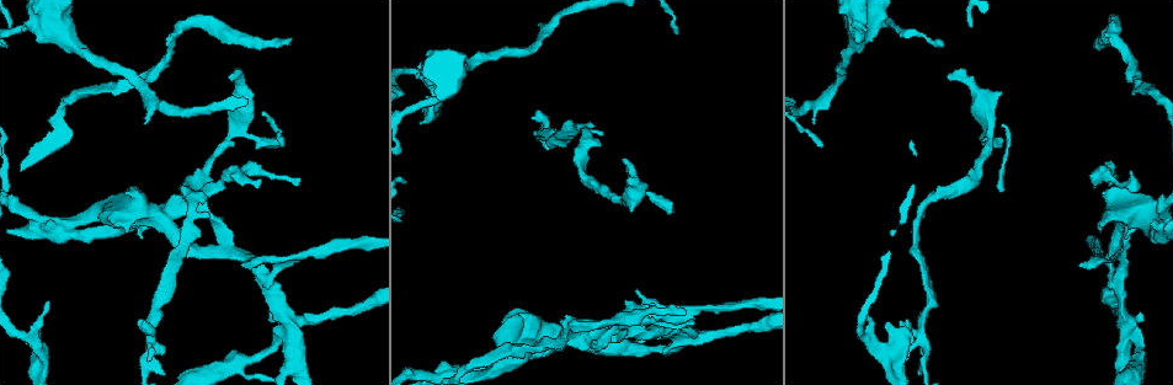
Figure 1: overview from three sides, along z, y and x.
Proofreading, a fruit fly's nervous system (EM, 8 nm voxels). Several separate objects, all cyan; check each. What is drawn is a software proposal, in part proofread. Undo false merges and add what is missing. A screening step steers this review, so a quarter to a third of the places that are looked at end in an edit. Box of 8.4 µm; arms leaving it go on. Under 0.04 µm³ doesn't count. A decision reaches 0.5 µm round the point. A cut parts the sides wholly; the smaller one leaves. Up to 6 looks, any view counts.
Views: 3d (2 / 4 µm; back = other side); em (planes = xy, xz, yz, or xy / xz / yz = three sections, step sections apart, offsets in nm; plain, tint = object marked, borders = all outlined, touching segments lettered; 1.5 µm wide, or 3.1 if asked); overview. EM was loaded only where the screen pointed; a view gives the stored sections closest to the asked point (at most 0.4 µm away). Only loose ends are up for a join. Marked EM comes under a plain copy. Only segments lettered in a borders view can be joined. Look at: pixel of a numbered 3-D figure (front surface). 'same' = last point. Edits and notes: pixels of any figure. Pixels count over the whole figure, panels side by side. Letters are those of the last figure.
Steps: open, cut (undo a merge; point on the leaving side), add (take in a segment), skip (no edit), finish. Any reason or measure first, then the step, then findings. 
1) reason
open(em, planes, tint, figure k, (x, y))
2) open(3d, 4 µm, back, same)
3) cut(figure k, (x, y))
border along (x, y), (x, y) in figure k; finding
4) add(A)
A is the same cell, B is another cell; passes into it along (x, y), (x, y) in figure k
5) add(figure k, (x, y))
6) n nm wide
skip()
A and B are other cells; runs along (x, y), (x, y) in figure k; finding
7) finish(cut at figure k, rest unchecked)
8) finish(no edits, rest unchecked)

tapers out
open(3d, 4 µm, back, figure 1, (47, 300))

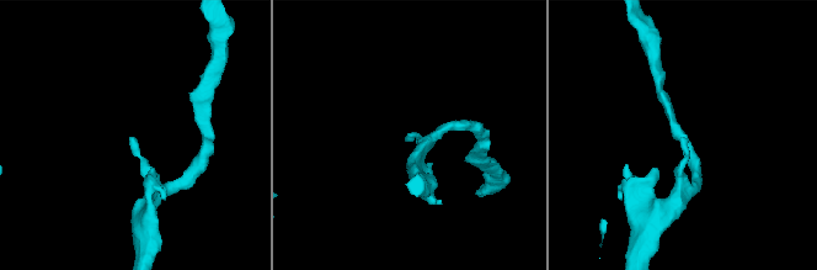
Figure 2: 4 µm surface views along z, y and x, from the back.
open(em, xy, step 8, borders, figure 2, (131, 137))

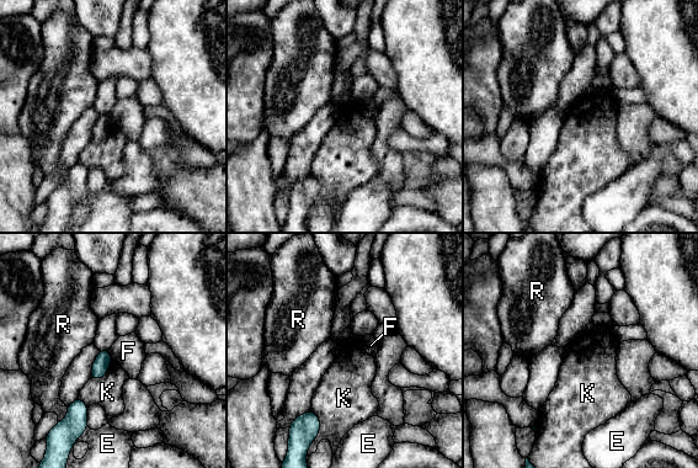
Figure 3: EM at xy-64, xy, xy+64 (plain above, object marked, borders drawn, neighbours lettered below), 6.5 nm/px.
100 nm wide
skip()
E, F, K and R are other cells; border along (107, 350), (111, 357) in figure 3; none of them fits

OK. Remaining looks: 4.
free end
open(3d, 2 µm, figure 1, (232, 75))

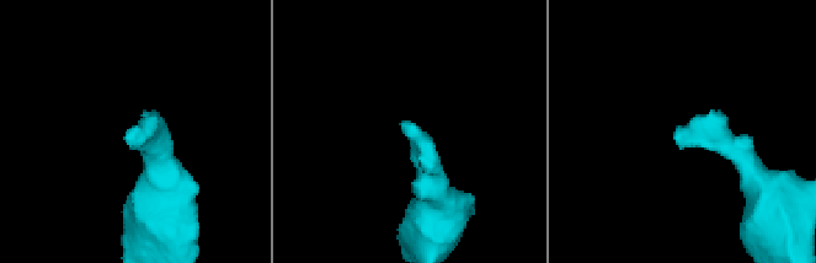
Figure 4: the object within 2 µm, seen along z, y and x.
open(em, planes, borders, figure 4, (402, 124))

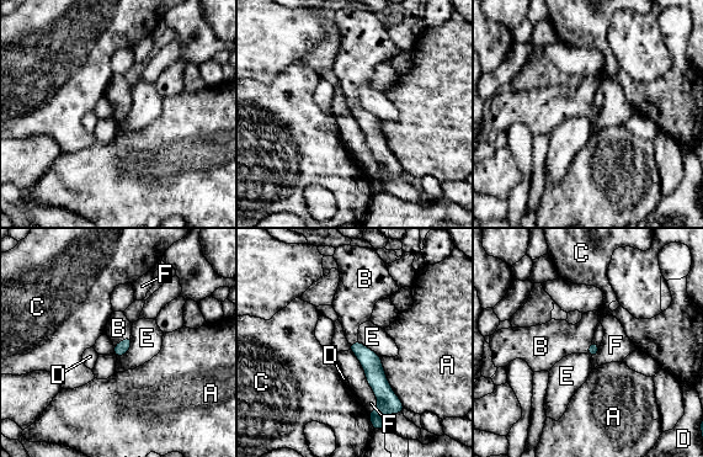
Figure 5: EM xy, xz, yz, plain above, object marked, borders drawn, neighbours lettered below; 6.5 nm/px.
add(B)
B is the same cell, A, C, D, E and F are other cells; passes into it along (121, 349), (123, 340), (118, 328) in figure 5; it goes on there

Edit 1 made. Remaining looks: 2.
finish(add at figure 5, rest unchecked)

